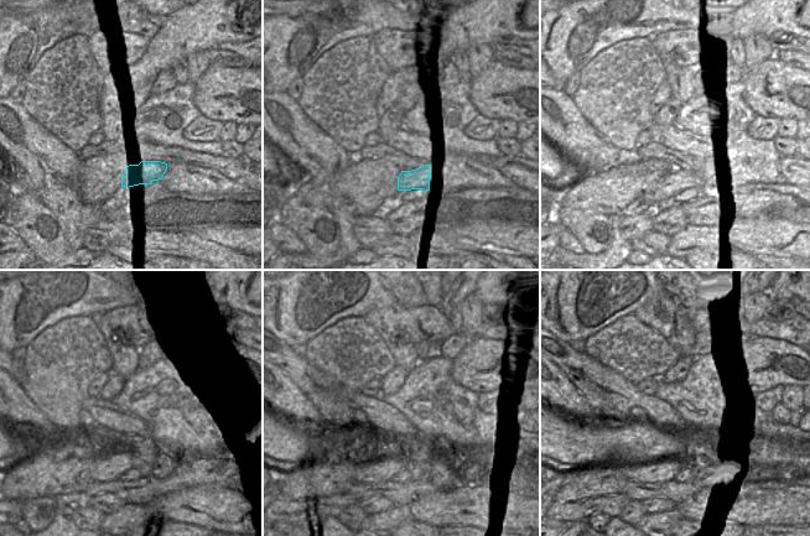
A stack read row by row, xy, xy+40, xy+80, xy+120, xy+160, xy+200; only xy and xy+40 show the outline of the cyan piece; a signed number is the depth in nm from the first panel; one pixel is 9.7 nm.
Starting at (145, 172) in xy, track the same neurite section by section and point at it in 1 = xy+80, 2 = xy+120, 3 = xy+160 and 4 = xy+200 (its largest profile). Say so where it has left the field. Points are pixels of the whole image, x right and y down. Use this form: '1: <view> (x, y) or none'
1: xy+80 (680, 180)
2: xy+120 (107, 468)
3: xy+160 (385, 469)
4: xy+200 (663, 471)

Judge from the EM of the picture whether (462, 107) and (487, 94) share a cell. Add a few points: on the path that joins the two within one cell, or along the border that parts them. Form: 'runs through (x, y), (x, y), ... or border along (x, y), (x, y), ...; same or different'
border along (468, 81), (468, 99), (479, 114); different

